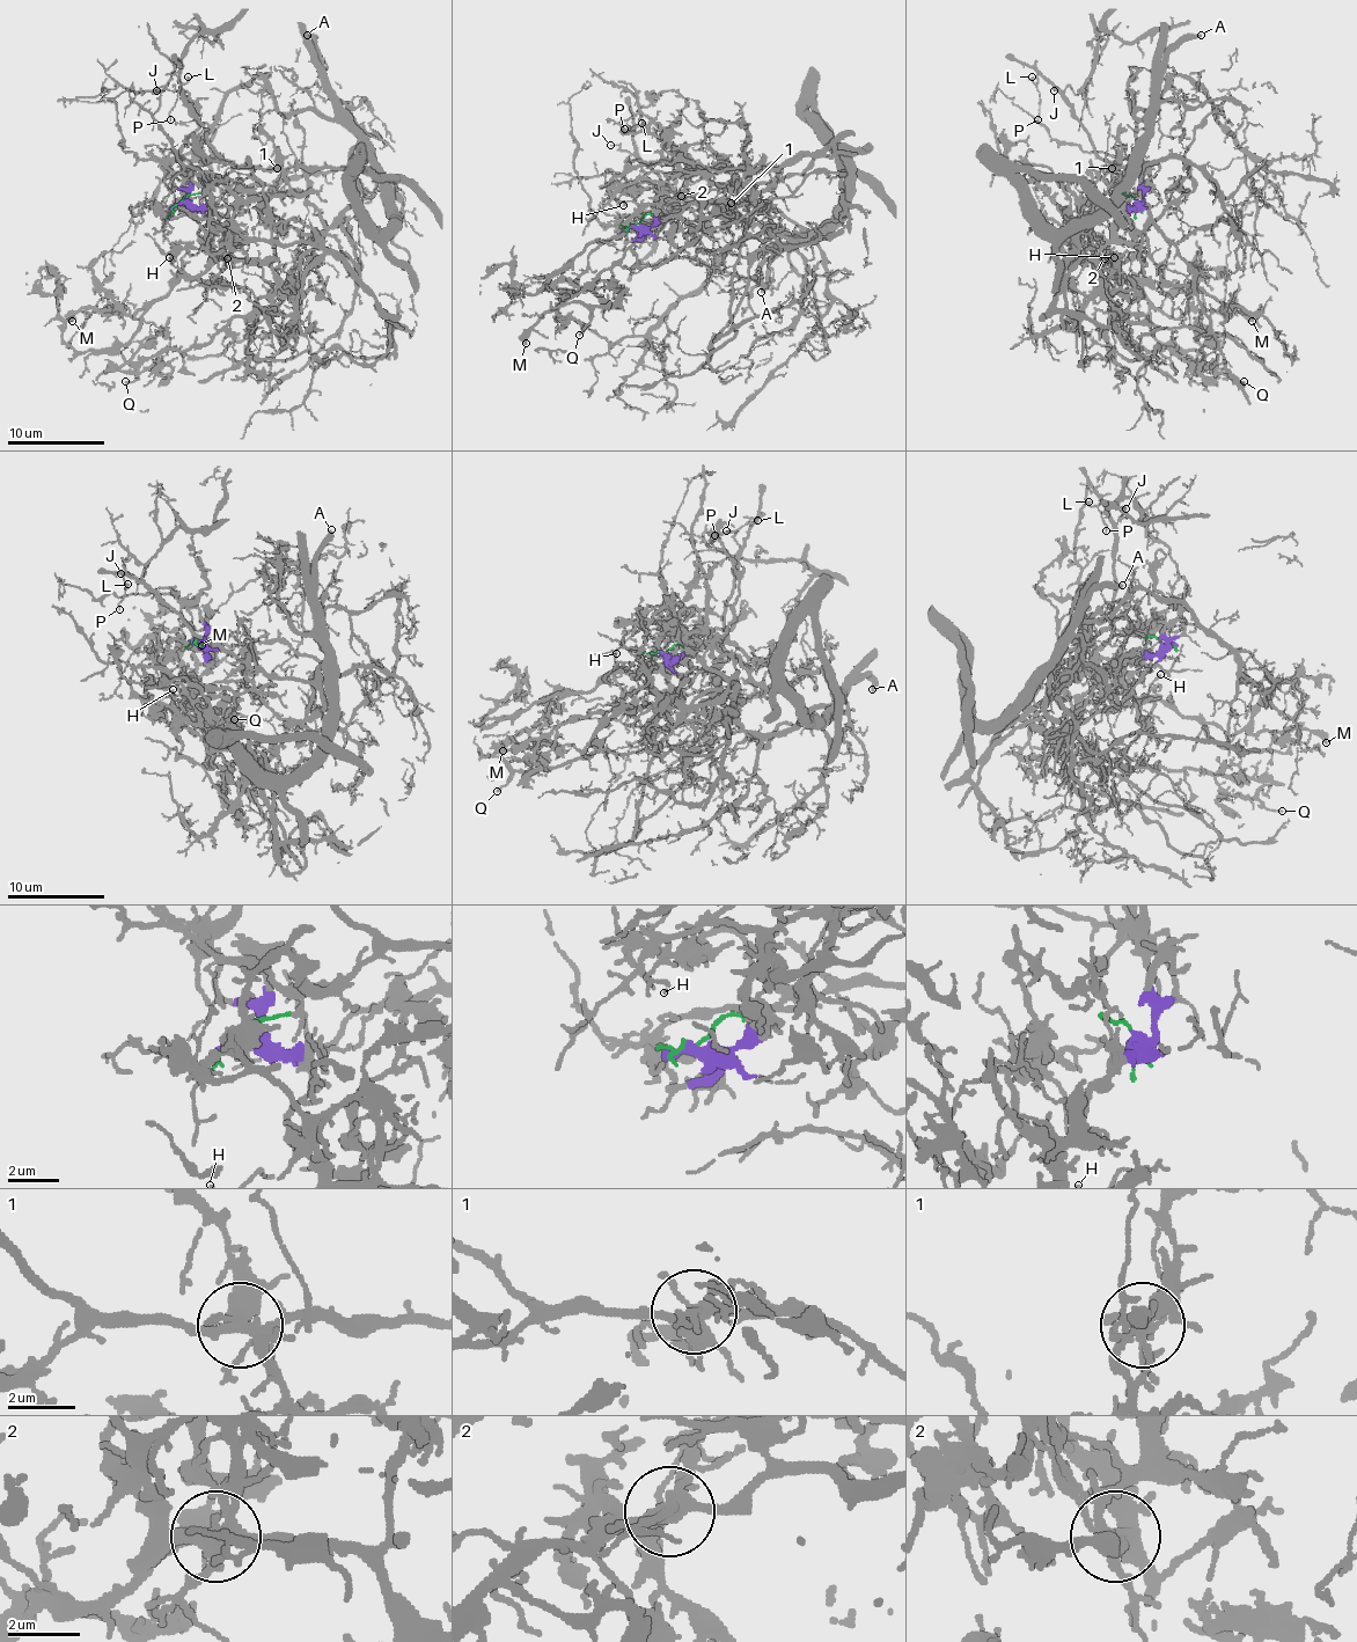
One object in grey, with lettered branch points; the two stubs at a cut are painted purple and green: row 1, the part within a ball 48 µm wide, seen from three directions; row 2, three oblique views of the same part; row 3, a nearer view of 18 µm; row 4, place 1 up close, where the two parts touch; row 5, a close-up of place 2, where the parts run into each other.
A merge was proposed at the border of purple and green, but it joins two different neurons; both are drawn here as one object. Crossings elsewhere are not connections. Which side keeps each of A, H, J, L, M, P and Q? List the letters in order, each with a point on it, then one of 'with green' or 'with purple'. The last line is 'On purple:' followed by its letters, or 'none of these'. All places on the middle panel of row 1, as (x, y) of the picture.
A: place (761, 292); with green
H: place (623, 205); with purple
J: place (610, 145); with green
L: place (642, 123); with green
M: place (526, 343); with purple
P: place (624, 129); with green
Q: place (579, 335); with purple
On purple: H, M, Q

